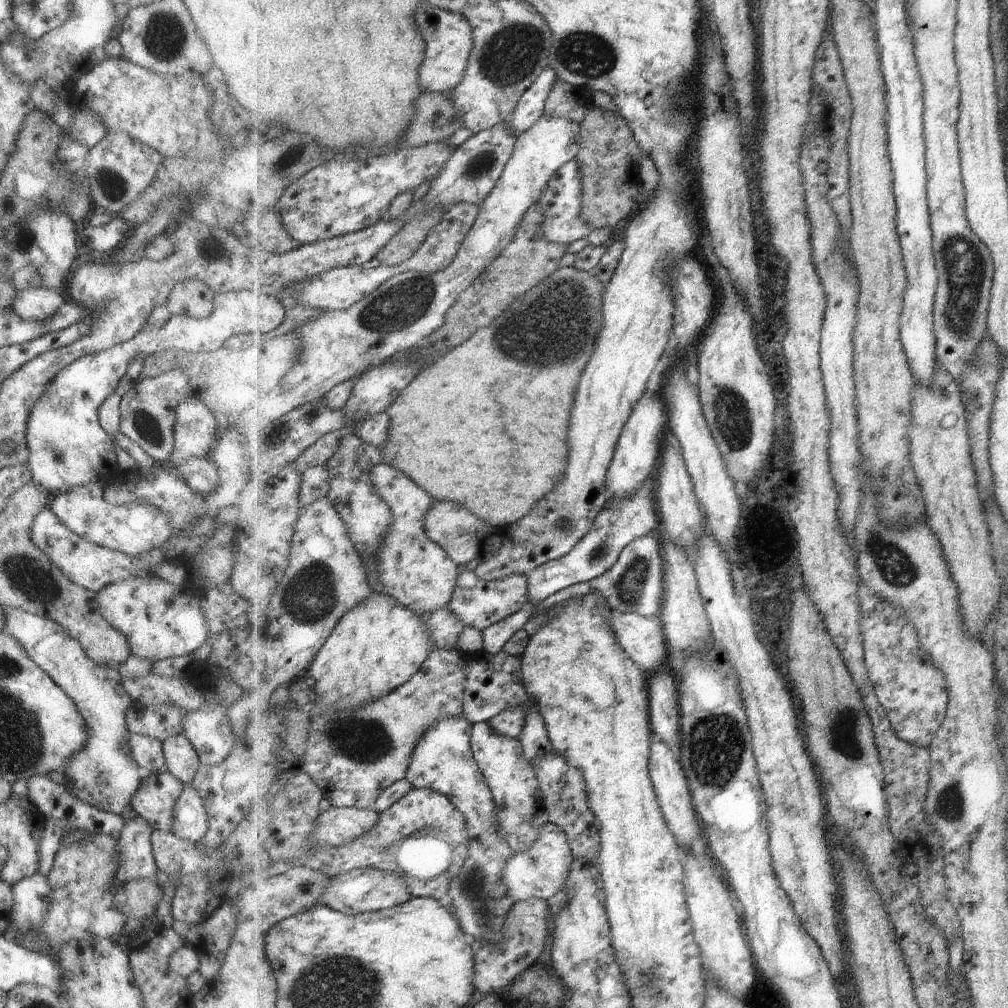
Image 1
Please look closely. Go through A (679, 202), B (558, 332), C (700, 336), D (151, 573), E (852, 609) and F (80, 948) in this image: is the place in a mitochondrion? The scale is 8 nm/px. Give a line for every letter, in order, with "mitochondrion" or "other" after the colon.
A: other
B: mitochondrion
C: other
D: other
E: other
F: other

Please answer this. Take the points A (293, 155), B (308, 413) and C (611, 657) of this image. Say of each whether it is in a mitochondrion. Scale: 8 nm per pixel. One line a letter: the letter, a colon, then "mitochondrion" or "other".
A: mitochondrion
B: mitochondrion
C: other

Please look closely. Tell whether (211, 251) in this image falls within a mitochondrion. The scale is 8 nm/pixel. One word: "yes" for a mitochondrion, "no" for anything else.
yes

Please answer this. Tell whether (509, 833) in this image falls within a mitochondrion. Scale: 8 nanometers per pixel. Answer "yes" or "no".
no

